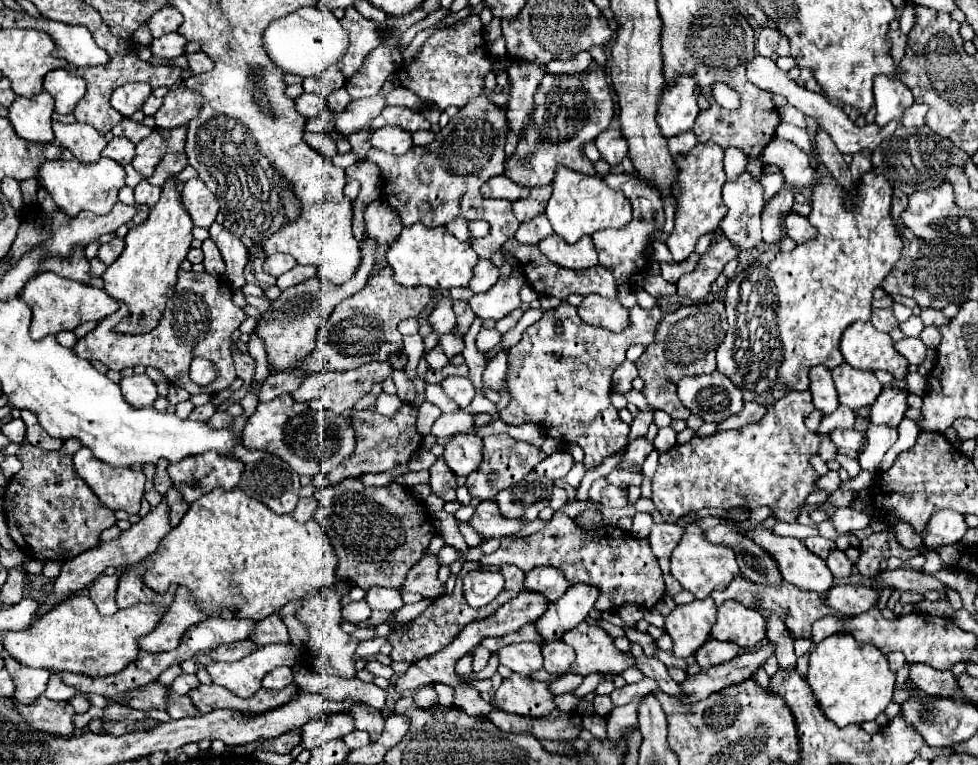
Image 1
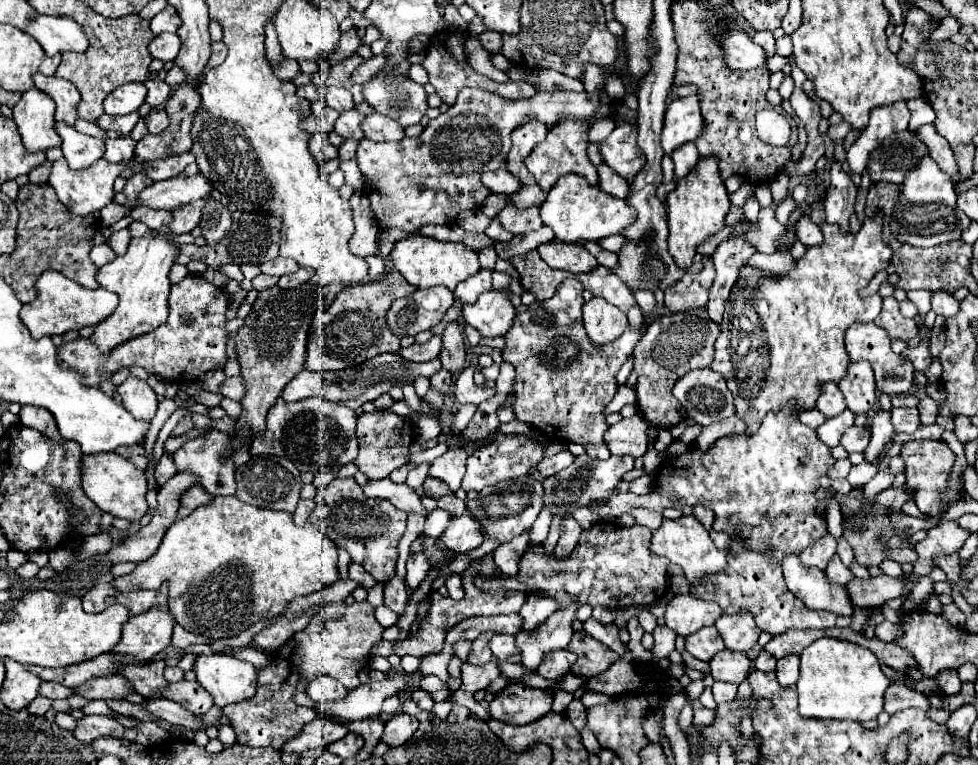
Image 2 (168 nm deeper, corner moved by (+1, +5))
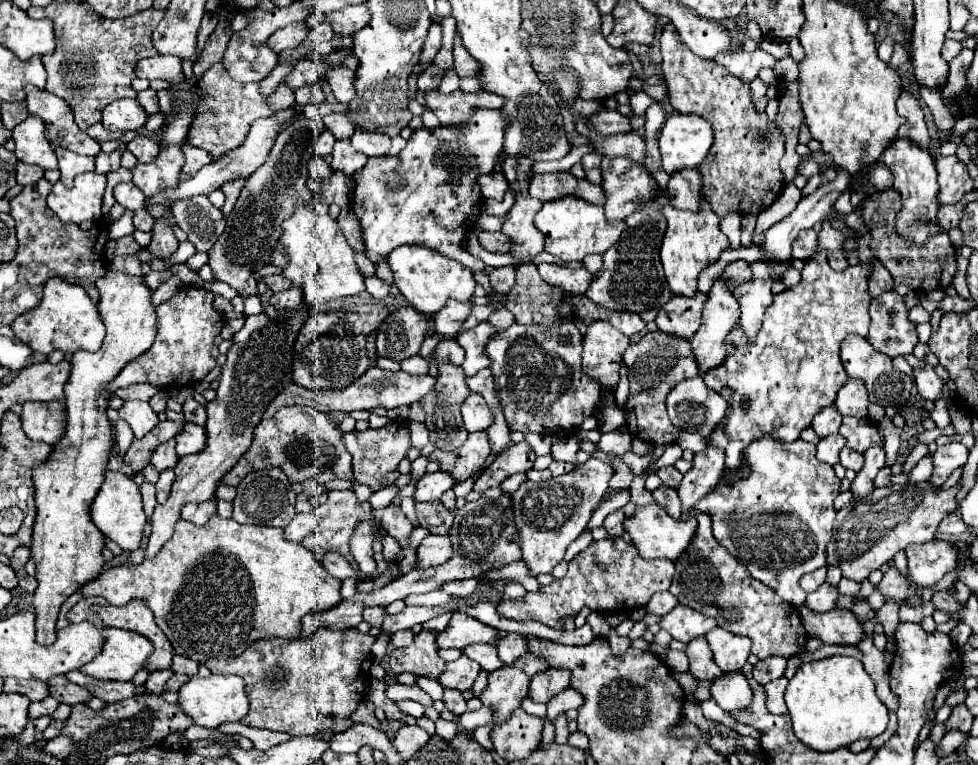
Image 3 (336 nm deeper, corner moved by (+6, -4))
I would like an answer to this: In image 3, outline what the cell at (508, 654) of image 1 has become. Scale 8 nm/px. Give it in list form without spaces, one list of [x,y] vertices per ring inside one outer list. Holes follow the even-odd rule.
[[[469,645],[469,649],[465,649],[465,655],[475,659],[485,671],[495,671],[495,669],[501,669],[505,667],[501,663],[501,659],[497,657],[497,649],[495,645]]]

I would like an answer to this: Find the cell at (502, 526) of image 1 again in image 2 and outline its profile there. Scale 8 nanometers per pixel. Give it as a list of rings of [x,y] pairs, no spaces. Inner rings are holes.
[[[464,512],[450,520],[448,528],[440,534],[440,542],[454,552],[468,552],[482,544],[482,528],[468,512]]]

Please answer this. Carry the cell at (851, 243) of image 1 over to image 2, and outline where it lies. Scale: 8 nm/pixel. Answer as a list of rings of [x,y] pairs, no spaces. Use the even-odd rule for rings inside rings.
[[[882,214],[866,218],[858,234],[840,234],[838,224],[822,224],[820,228],[824,232],[824,244],[808,248],[804,258],[796,260],[792,272],[786,272],[782,278],[740,276],[726,302],[726,316],[720,326],[722,332],[714,344],[714,360],[710,368],[726,378],[728,388],[734,394],[736,416],[744,420],[748,436],[760,428],[768,412],[780,412],[792,400],[796,402],[796,414],[812,410],[820,396],[820,388],[826,382],[838,382],[846,376],[850,364],[844,348],[846,328],[856,322],[872,322],[880,314],[882,296],[860,296],[860,290],[868,286],[876,272],[886,270],[892,258],[892,250],[882,242]]]

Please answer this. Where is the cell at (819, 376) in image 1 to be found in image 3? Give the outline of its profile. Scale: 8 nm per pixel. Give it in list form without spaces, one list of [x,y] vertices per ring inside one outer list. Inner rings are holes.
[[[829,405],[825,409],[819,409],[819,413],[813,417],[811,427],[819,437],[827,437],[829,433],[837,433],[841,427],[841,413],[837,413],[835,405]]]

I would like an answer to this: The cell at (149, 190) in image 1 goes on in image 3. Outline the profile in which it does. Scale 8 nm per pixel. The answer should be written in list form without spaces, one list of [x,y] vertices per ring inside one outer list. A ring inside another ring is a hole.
[[[121,183],[115,187],[113,193],[115,193],[117,203],[123,205],[125,209],[137,211],[137,209],[143,209],[143,205],[145,205],[145,195],[135,183]]]

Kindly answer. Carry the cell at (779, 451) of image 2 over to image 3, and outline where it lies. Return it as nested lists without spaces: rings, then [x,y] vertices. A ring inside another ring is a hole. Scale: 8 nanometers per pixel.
[[[771,435],[761,437],[759,441],[753,441],[741,457],[747,475],[735,481],[725,481],[731,473],[727,469],[723,471],[723,477],[719,479],[717,487],[709,491],[703,499],[695,503],[697,511],[705,511],[713,519],[713,535],[715,539],[733,555],[737,561],[741,561],[753,579],[773,587],[785,601],[799,607],[805,603],[805,591],[799,587],[799,579],[805,573],[811,573],[819,567],[827,565],[827,543],[831,539],[833,521],[835,521],[835,509],[833,501],[839,495],[839,477],[835,475],[833,467],[827,463],[821,463],[815,457],[815,445],[807,443],[803,439],[797,439],[793,443],[783,443],[773,439]]]

